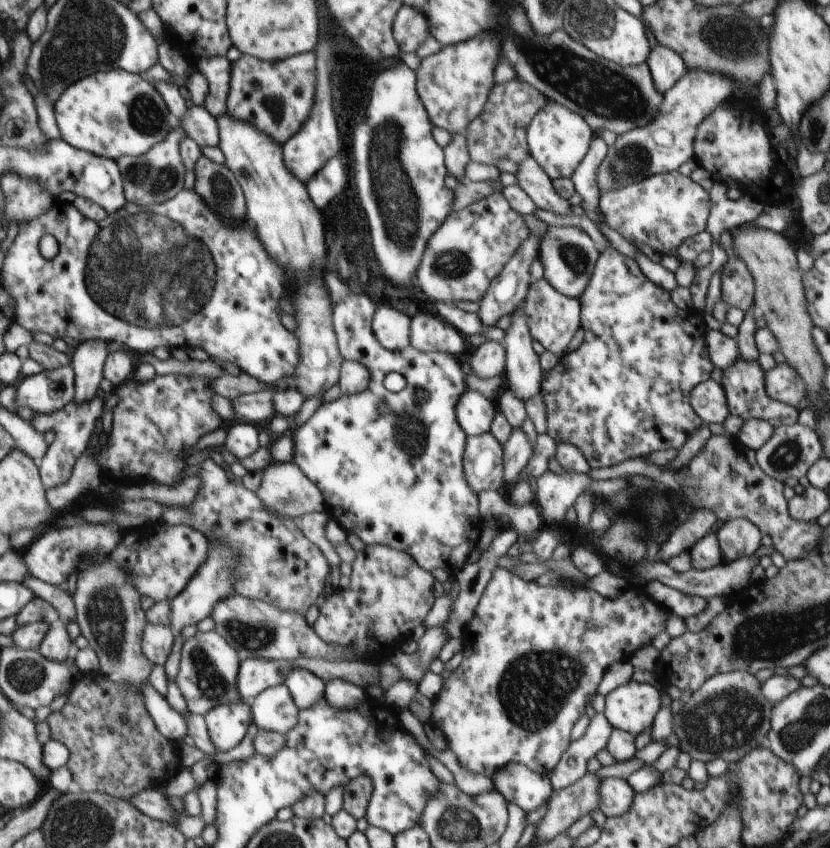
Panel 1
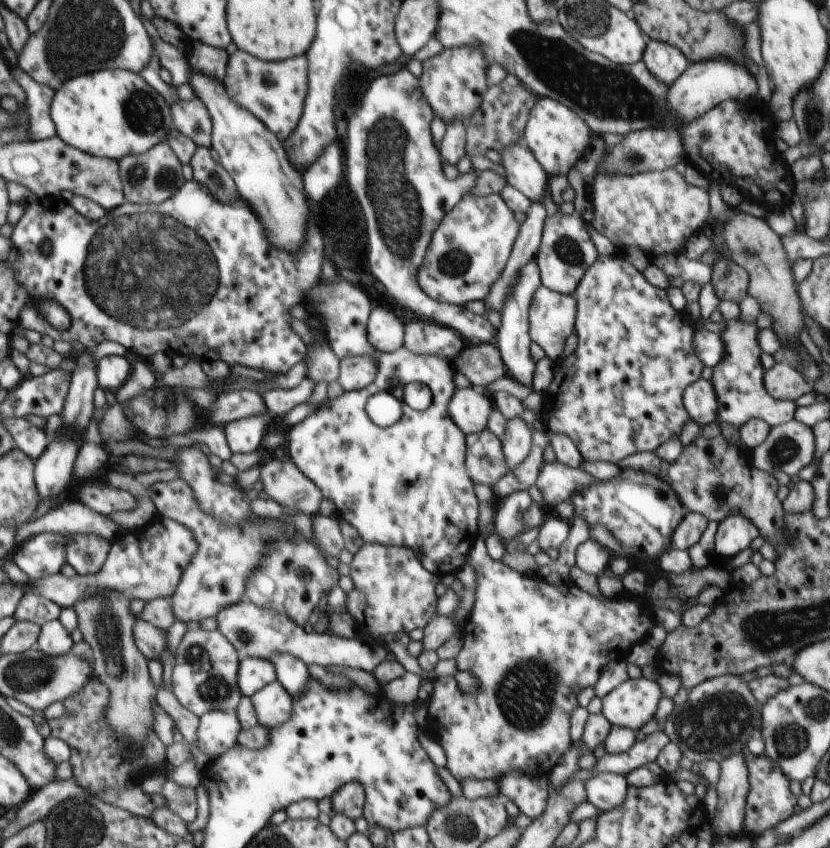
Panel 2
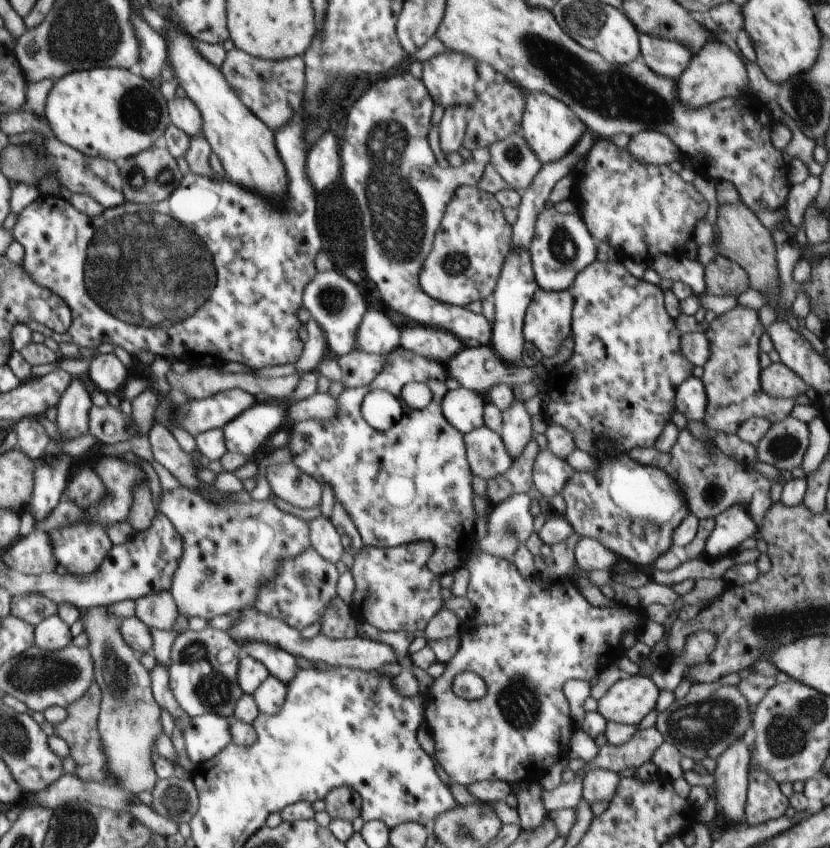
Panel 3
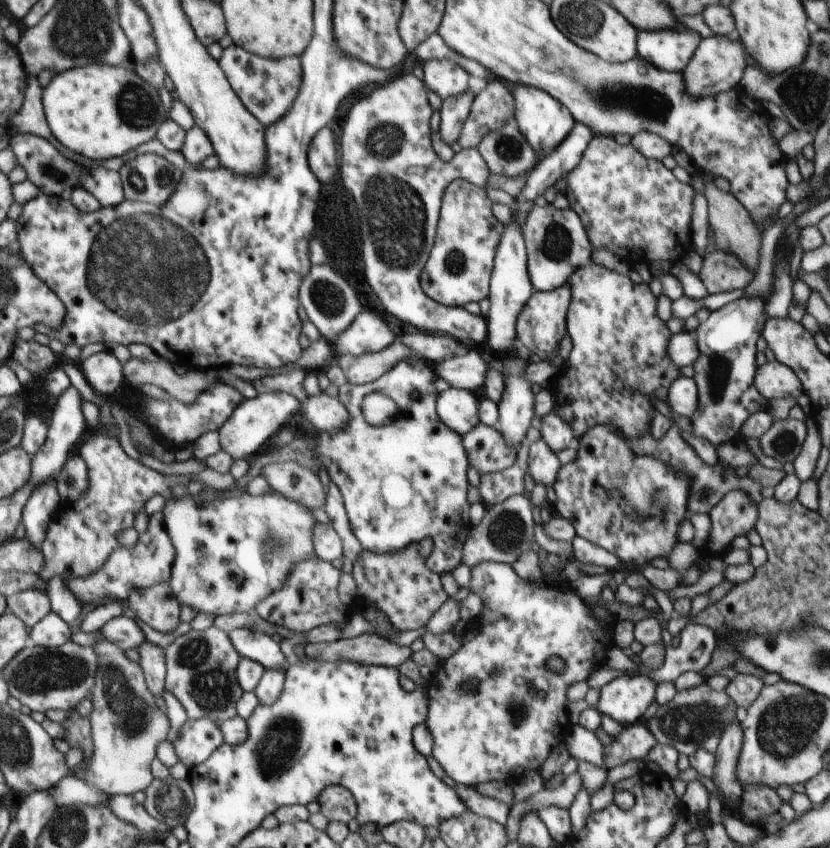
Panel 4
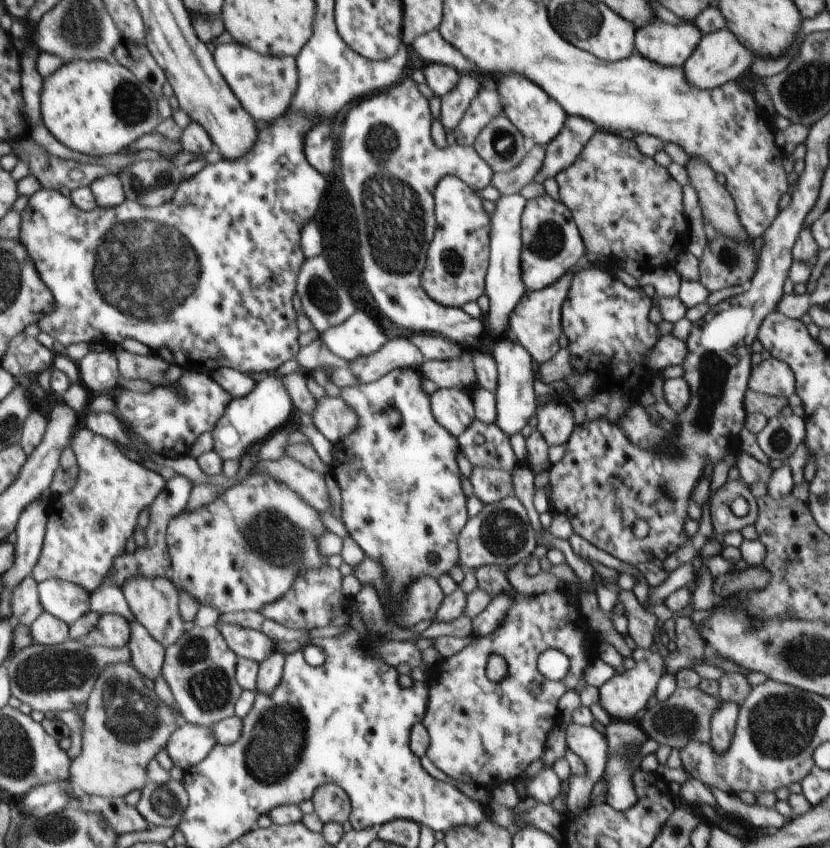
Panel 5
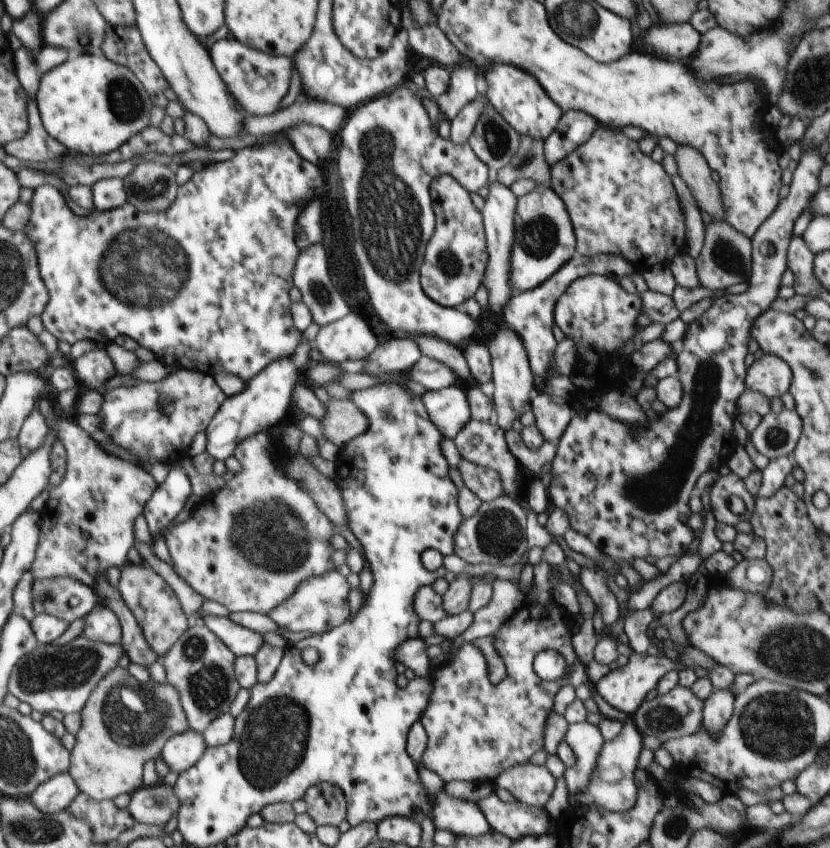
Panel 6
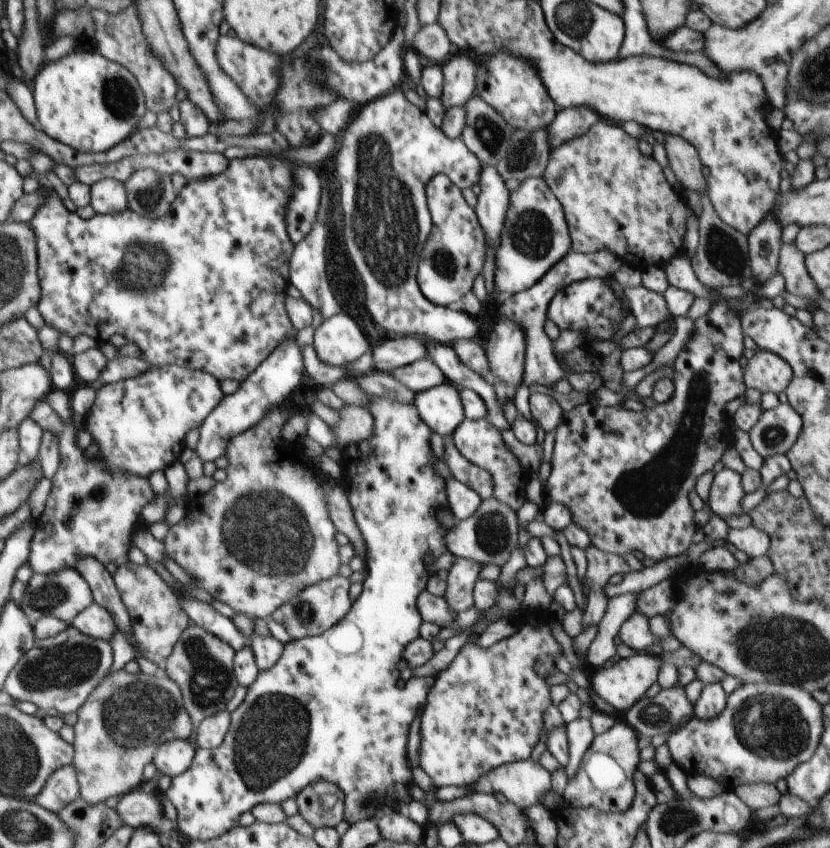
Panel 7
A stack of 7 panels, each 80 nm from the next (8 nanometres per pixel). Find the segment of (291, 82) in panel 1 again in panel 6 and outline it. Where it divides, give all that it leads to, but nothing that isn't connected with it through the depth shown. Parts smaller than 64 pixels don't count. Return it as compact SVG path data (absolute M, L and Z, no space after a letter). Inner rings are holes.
M227 37L215 42L208 51L221 79L247 115L274 114L280 108L280 102L290 88L293 57L272 56Z

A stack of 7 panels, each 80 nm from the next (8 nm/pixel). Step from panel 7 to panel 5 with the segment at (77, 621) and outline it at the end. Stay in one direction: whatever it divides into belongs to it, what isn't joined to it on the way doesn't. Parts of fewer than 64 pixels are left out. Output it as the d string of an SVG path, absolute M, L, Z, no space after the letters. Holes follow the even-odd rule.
M117 613L102 614L97 626L78 640L87 645L120 648L127 646L131 639L131 624Z

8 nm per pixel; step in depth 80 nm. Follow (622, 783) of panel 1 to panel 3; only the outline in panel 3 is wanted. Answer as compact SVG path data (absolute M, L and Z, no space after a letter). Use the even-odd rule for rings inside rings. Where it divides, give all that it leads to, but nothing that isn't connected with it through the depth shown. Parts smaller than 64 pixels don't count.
M593 769L585 771L583 778L583 798L592 805L594 802L610 802L617 793L619 782L618 773Z

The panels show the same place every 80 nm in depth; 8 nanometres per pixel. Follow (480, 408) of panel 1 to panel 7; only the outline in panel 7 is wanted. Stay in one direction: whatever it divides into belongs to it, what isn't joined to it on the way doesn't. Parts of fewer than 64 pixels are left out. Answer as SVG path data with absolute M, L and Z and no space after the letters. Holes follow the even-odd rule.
M450 382L416 393L414 404L427 425L440 436L452 435L465 419L459 389Z

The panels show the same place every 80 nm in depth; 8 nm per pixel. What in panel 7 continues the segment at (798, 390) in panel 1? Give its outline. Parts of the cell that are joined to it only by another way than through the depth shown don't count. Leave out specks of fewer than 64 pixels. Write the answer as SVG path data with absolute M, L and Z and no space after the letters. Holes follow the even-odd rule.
M758 350L753 358L744 361L743 379L746 389L756 389L763 395L785 392L792 377L791 366L773 352Z

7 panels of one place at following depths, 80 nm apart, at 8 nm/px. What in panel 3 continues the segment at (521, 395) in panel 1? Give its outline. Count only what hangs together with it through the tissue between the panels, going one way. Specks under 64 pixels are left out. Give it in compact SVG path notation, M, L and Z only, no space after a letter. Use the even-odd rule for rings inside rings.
M511 250L505 258L499 279L493 290L496 315L494 323L492 323L492 341L490 344L506 364L525 366L522 362L524 343L526 342L523 333L524 319L528 305L538 289L539 284L535 279L530 253L528 251L514 253Z

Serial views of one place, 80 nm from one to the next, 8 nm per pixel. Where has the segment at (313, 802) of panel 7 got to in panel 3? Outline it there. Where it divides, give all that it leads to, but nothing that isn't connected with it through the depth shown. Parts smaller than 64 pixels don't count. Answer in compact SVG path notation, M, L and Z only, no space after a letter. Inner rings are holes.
M349 786L333 788L324 798L325 811L332 819L344 819L352 822L361 816L360 793Z

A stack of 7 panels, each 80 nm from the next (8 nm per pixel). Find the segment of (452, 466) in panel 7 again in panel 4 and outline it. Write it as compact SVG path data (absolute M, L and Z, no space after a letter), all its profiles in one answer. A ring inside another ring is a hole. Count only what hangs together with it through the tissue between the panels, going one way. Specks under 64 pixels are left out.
M522 442L518 446L518 455L514 464L502 472L481 476L479 491L482 503L487 507L504 502L512 495L522 495L525 491L525 476L529 472L529 446Z

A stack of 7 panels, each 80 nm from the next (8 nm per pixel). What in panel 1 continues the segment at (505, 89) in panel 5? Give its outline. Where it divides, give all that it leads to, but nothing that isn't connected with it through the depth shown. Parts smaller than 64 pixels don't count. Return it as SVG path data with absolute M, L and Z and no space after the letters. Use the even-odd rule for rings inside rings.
M550 100L534 116L526 133L531 156L552 180L571 178L574 170L578 168L578 164L584 160L590 141L596 135L579 114Z

